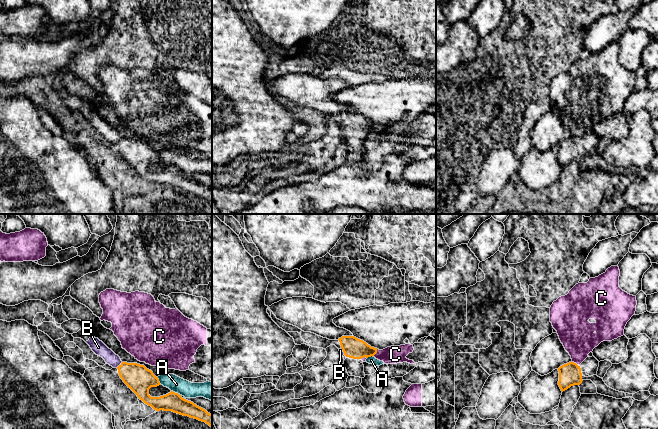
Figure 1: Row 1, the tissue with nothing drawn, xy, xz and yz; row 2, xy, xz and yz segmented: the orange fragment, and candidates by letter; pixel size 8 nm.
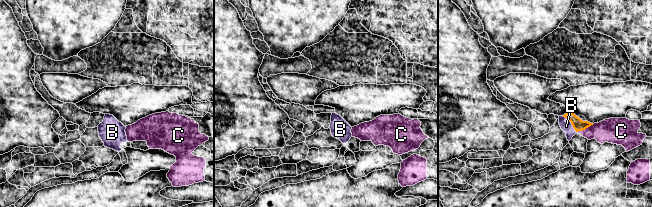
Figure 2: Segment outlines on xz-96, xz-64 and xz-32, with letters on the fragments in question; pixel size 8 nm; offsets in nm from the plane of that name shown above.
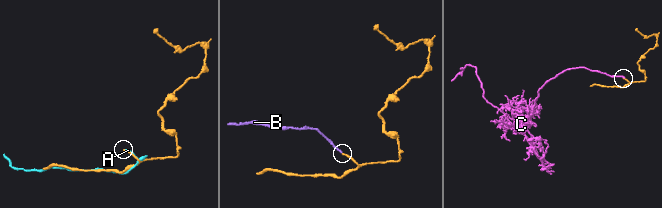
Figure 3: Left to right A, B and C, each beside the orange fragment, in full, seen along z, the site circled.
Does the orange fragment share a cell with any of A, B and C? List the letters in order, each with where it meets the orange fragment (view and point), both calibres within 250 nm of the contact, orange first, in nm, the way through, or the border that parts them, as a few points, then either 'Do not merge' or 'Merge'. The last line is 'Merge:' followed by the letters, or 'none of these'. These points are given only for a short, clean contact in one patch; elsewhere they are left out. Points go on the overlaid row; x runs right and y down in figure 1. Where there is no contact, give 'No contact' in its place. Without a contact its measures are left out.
A: Touches orange at xy (174, 392). Thickness 150 nm (orange) against 130 nm. Do not merge
B: Touches orange at xy (119, 365). Thickness 220 nm (orange) against 110 nm. Path across: xy (138, 378), (119, 365), (98, 347). Merge
C: Touches orange at xz (376, 352). Thickness 160 nm (orange) against 140 nm. Boundary: xz (377, 349), (373, 356). Do not merge
Merge: B

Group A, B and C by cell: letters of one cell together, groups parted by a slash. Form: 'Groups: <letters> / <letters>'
Groups: A / B / C

